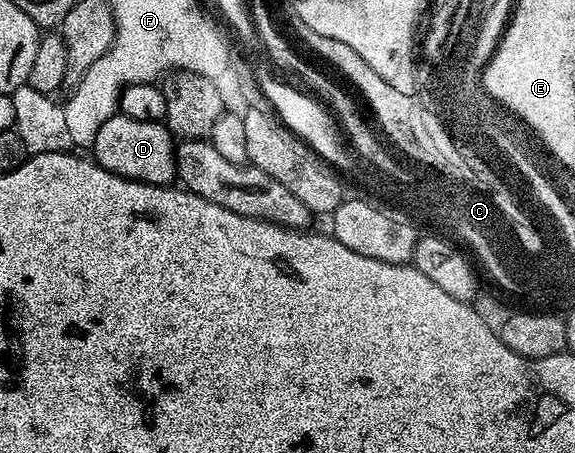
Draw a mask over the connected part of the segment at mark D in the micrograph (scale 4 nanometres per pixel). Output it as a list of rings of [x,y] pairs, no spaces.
[[[117,114],[102,122],[102,127],[98,129],[90,146],[90,152],[96,163],[116,176],[141,180],[147,184],[171,185],[177,179],[176,146],[177,141],[167,123],[138,122],[138,118],[126,118]]]

